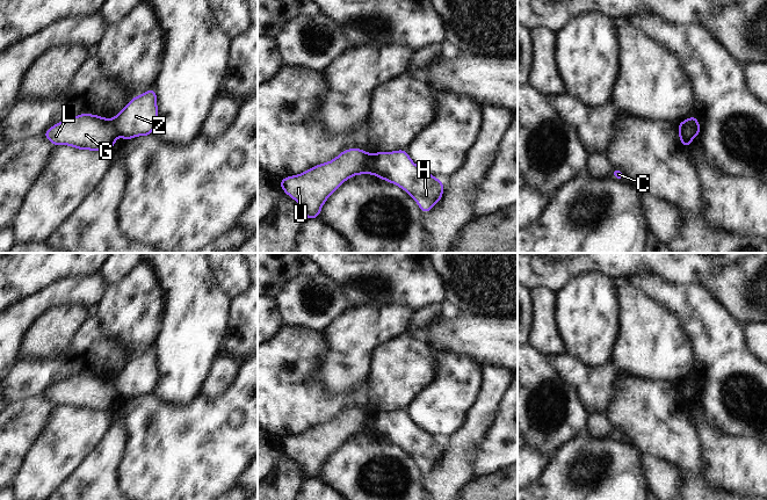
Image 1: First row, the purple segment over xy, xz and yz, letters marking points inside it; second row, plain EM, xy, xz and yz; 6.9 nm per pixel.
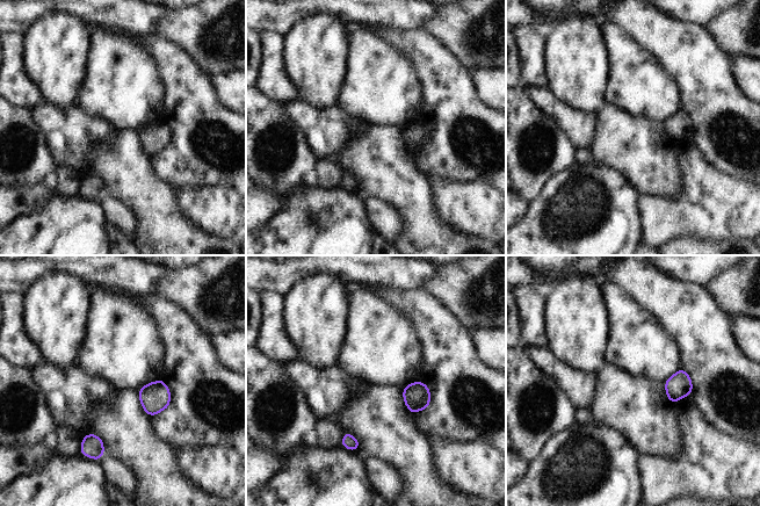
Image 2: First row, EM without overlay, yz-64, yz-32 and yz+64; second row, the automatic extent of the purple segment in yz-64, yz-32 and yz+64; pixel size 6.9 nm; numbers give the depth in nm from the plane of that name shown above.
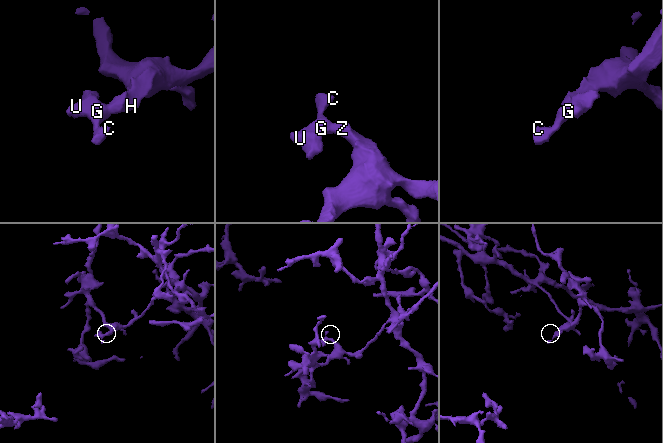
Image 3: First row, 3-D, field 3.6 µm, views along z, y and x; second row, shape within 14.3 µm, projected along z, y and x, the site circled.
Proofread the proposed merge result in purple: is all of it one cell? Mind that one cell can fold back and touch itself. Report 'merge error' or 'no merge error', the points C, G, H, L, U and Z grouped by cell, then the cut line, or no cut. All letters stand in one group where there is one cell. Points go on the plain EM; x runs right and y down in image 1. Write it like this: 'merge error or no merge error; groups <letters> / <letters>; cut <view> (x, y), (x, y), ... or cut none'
merge error; groups C G L U / H Z; cut yz (678, 384), (687, 386), (699, 385)

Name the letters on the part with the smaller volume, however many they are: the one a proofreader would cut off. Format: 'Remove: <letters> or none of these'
Remove: C, G, L, U.

